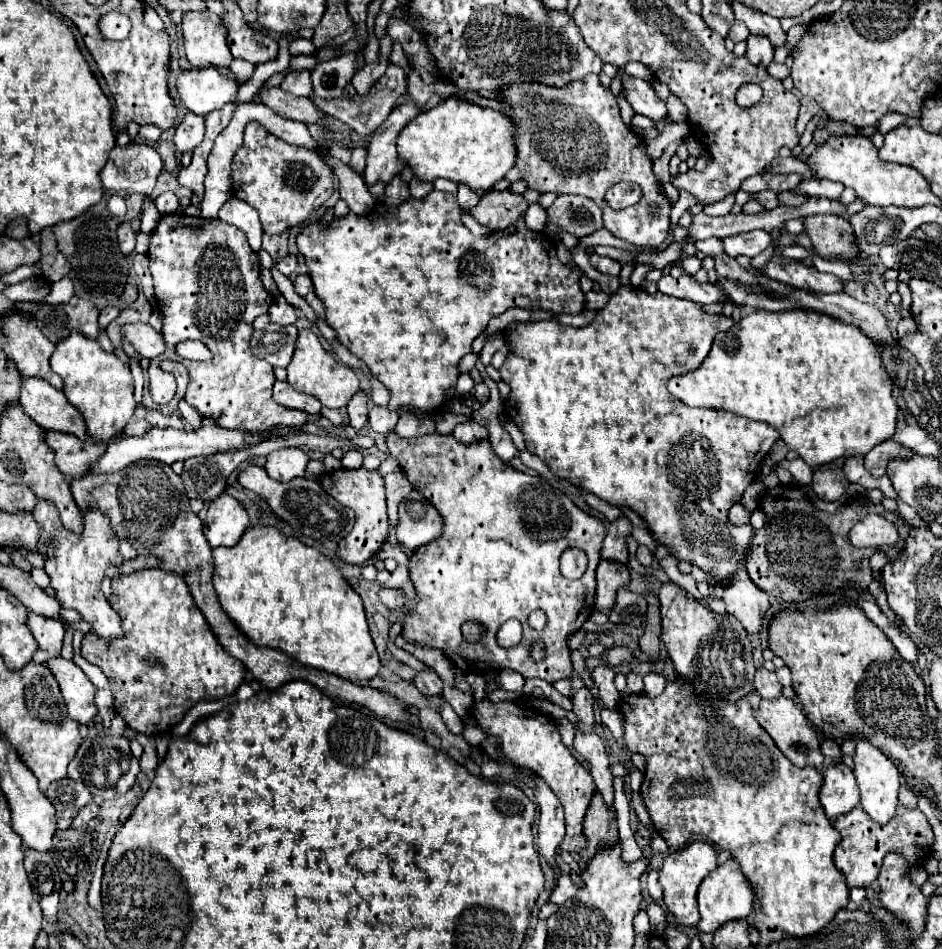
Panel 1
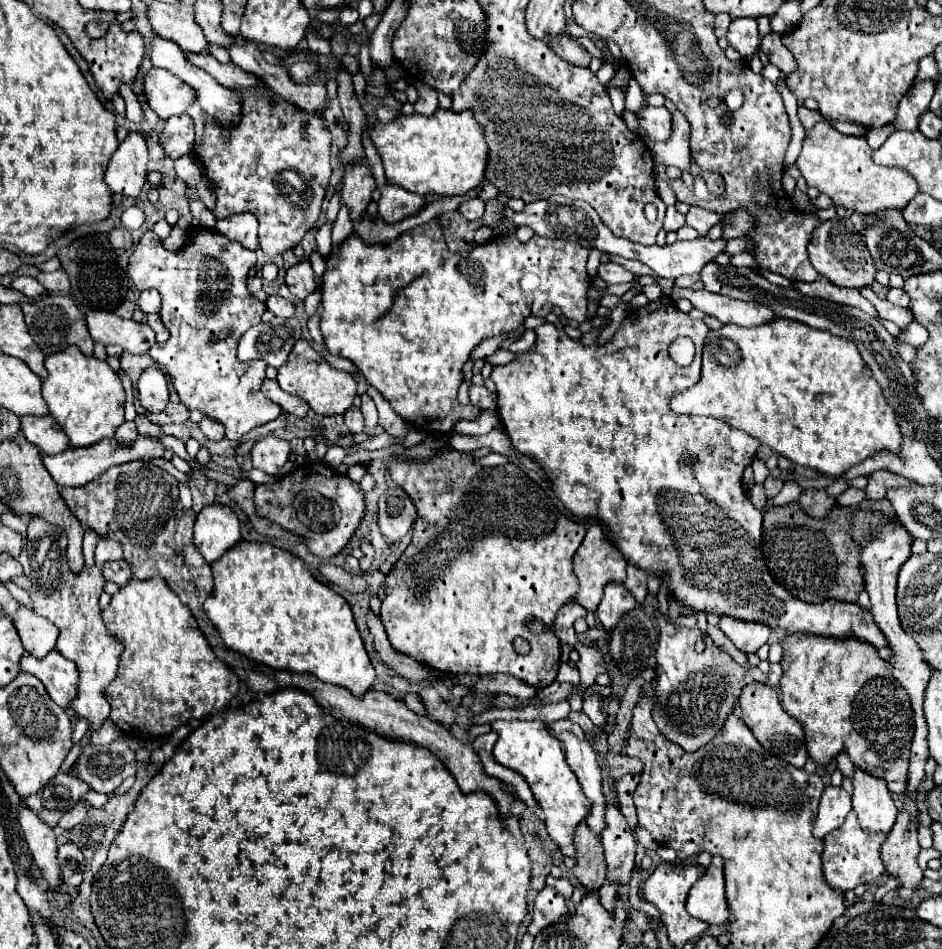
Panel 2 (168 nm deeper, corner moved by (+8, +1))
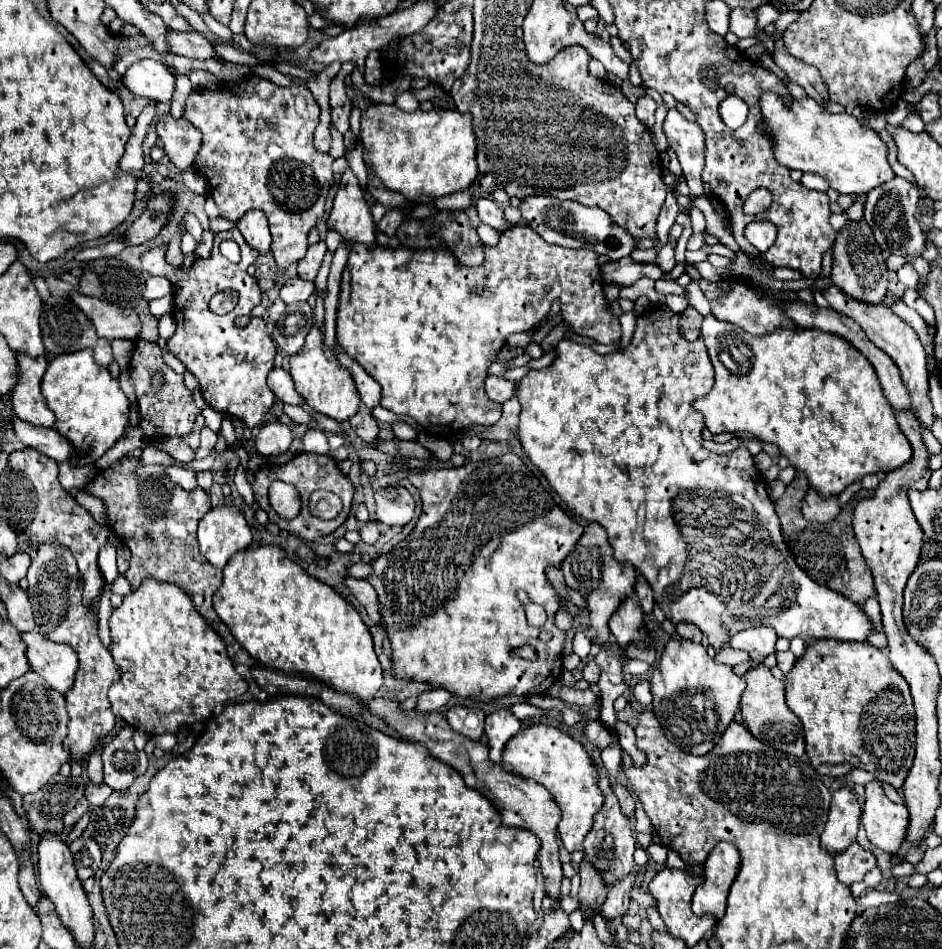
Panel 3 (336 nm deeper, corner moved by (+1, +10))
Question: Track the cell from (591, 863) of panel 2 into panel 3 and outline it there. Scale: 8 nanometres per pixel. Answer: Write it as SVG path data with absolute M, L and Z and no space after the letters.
M587 862L579 864L579 876L581 876L581 888L577 894L579 910L583 912L585 920L593 920L593 916L601 912L601 906L607 896L607 888L599 872L593 870L593 866Z

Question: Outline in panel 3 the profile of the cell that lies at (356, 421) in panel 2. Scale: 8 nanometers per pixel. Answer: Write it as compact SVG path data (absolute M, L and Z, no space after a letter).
M357 412L357 414L349 420L349 424L351 424L351 428L355 430L355 434L357 434L363 442L367 442L369 446L373 446L373 444L377 442L381 428L379 428L377 420L375 420L371 414Z

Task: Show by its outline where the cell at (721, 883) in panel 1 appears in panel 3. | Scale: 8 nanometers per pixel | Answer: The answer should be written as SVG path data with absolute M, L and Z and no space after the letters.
M717 844L703 864L705 882L693 894L693 912L697 916L711 914L717 920L725 914L729 888L739 872L739 850L733 844Z

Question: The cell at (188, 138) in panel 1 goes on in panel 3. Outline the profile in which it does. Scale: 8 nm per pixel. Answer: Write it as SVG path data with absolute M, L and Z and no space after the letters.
M163 114L157 122L157 134L165 148L165 154L175 164L175 168L183 172L193 166L195 154L201 146L201 134L195 126L191 126L191 122Z

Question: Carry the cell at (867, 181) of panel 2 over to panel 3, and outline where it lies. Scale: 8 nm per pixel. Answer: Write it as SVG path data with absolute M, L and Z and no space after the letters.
M763 92L759 106L763 114L759 130L773 138L773 154L789 170L815 172L839 194L857 194L861 198L895 176L887 162L885 144L877 132L859 124L859 120L847 112L831 114L807 96L785 104L785 100L773 92Z

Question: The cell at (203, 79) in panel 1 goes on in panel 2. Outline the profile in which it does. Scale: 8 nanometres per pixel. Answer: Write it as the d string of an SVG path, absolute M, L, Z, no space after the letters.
M150 69L144 77L144 93L148 105L162 117L168 119L172 115L184 115L186 107L196 101L196 93L188 83L176 79L170 71Z

